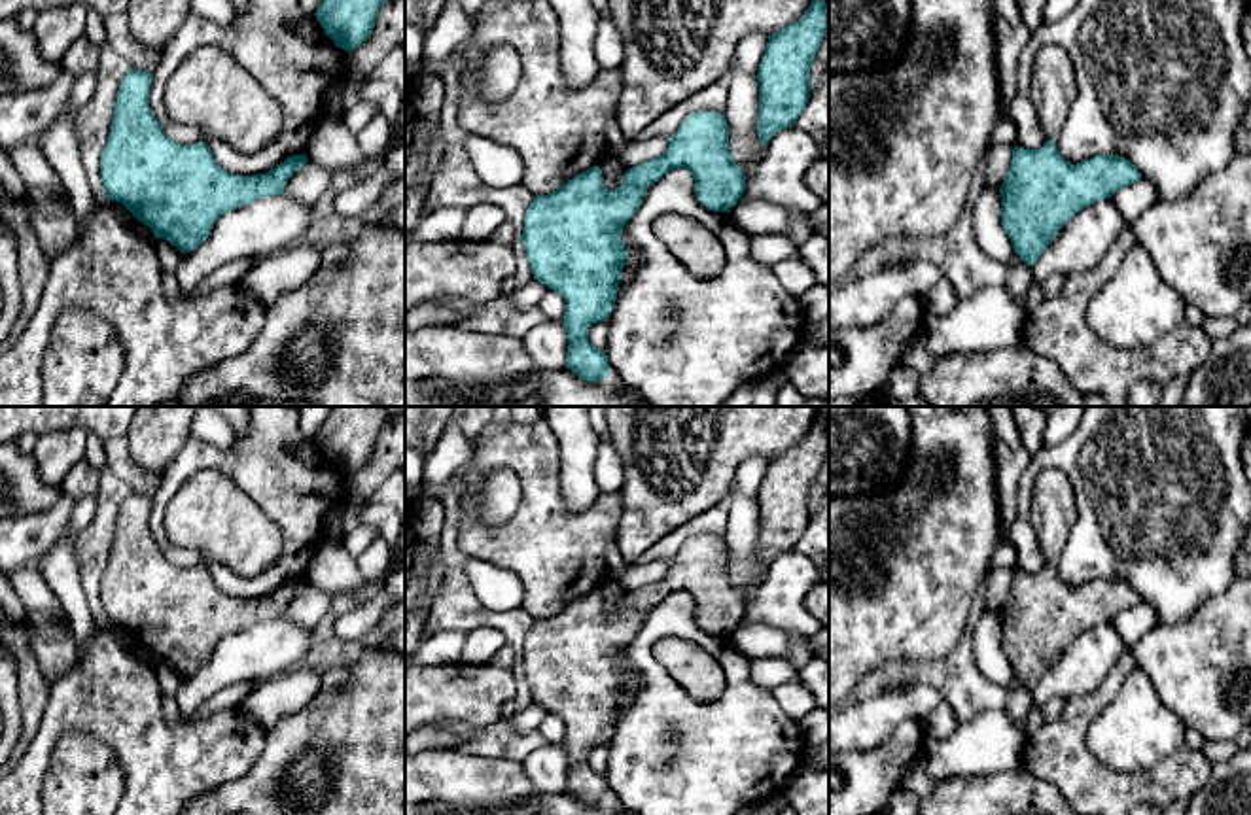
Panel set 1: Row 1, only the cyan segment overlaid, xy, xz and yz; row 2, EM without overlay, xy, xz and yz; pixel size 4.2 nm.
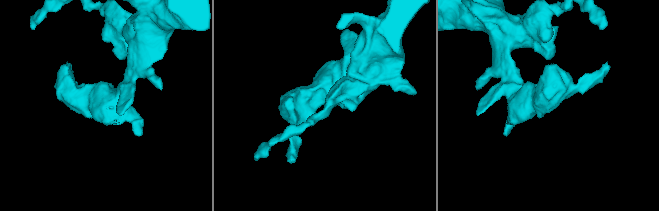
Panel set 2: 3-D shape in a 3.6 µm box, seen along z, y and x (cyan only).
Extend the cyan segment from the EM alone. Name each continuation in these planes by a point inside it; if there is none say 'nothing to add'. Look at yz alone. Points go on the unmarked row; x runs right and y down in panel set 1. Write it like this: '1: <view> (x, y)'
1: yz (1055, 513)

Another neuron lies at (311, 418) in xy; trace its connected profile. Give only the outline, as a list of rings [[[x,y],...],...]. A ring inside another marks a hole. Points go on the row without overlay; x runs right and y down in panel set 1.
[[[299,407],[299,425],[307,439],[314,439],[331,407]]]

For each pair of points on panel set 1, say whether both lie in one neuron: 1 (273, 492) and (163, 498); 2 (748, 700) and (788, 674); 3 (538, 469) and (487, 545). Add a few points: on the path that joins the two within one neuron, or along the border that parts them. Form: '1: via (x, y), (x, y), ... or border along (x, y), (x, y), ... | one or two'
1: via (245, 464), (193, 462), (186, 469) | one
2: border along (748, 660), (752, 679), (773, 693) | two
3: via (538, 492), (538, 507), (510, 536) | one

